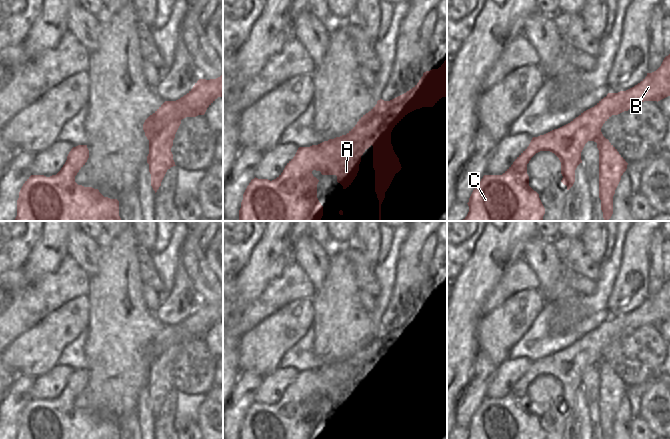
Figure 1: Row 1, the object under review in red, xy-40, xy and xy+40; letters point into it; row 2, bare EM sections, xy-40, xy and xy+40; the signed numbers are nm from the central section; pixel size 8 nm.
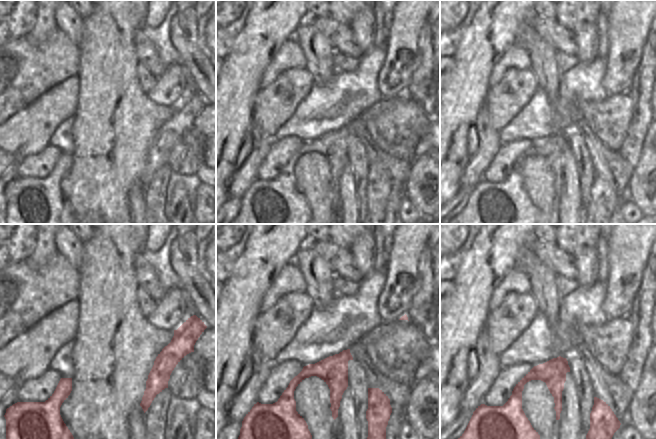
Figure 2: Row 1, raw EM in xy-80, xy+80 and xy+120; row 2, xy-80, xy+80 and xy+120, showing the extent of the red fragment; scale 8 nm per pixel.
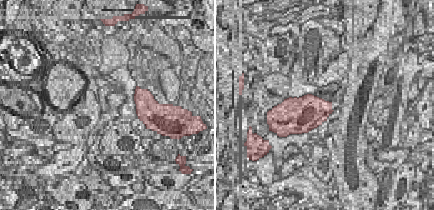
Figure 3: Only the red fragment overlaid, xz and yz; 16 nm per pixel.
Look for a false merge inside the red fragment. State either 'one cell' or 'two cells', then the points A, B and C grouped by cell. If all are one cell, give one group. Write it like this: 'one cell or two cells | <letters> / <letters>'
one cell | A B C

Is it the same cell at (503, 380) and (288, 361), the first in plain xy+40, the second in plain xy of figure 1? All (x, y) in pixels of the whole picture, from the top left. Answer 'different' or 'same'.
different

